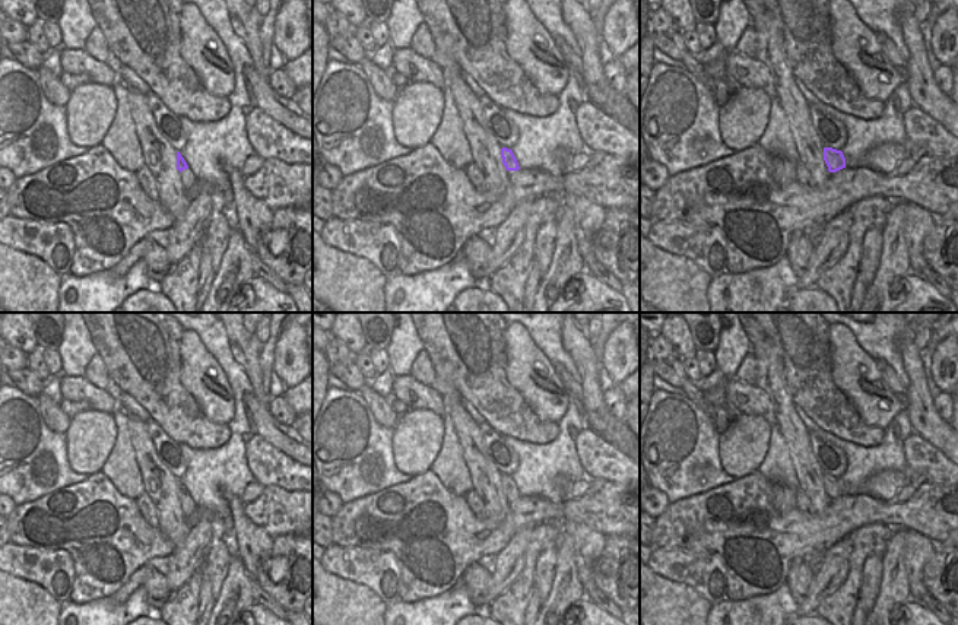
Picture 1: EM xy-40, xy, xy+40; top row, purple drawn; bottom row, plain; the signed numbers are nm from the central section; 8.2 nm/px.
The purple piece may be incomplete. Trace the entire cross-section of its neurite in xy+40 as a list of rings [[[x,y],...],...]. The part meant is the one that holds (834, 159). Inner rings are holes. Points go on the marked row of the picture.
[[[809,104],[809,108],[812,126],[824,146],[824,161],[828,171],[837,172],[846,168],[846,158],[841,152],[847,140],[846,127],[816,104]]]

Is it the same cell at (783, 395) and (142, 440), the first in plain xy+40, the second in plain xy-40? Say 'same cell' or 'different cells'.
same cell

